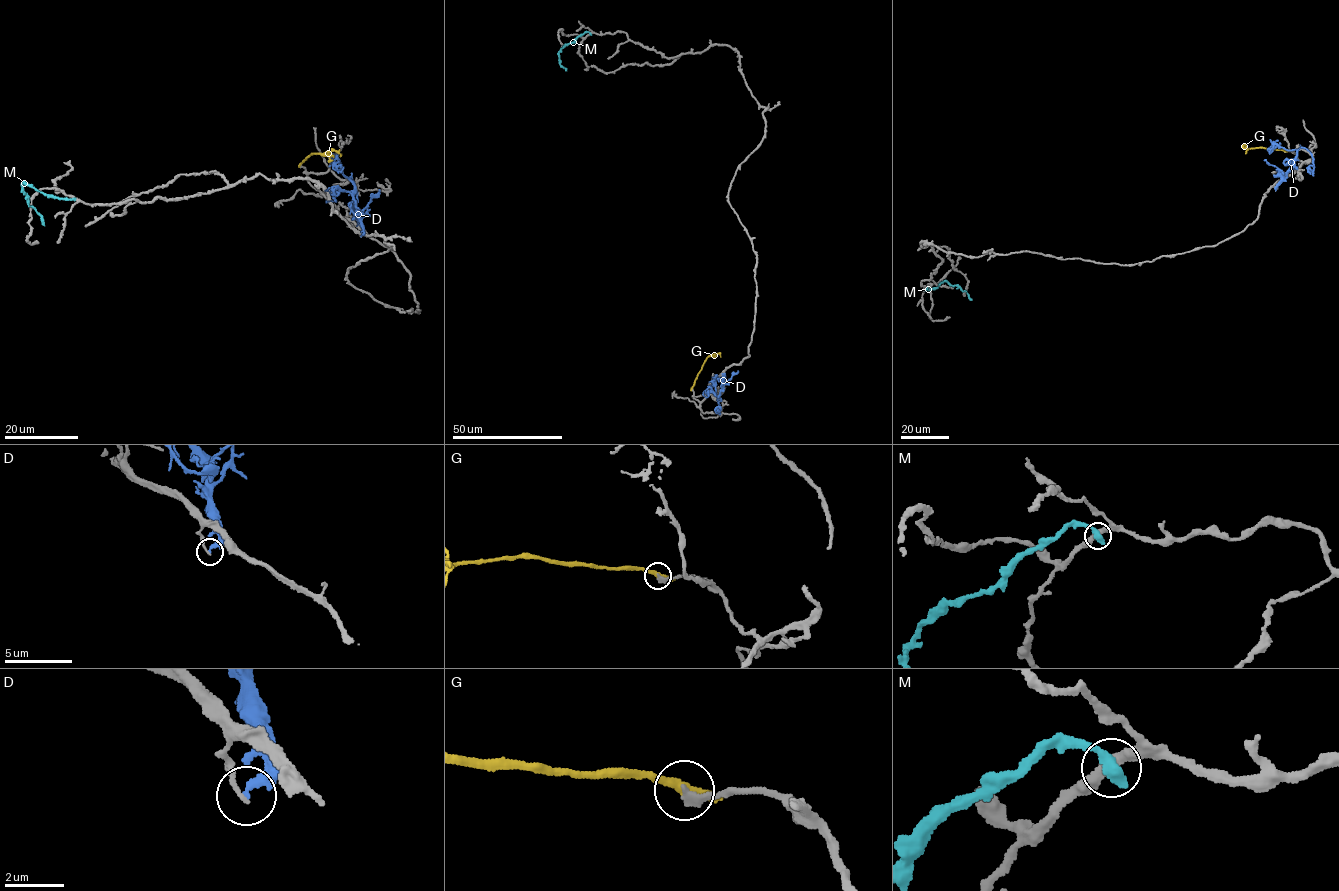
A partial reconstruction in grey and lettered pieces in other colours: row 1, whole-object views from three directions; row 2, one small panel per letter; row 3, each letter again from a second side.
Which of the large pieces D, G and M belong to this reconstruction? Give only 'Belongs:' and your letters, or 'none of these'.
Belongs: none of these

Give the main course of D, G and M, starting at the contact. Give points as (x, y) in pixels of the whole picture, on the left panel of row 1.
D: (360, 236), (363, 229), (361, 213), (356, 203), (351, 177), (357, 191), (353, 218), (356, 215), (360, 223)
G: (300, 165), (315, 153), (337, 150), (341, 154)
M: (73, 198), (49, 197), (23, 183), (30, 205), (45, 225)

